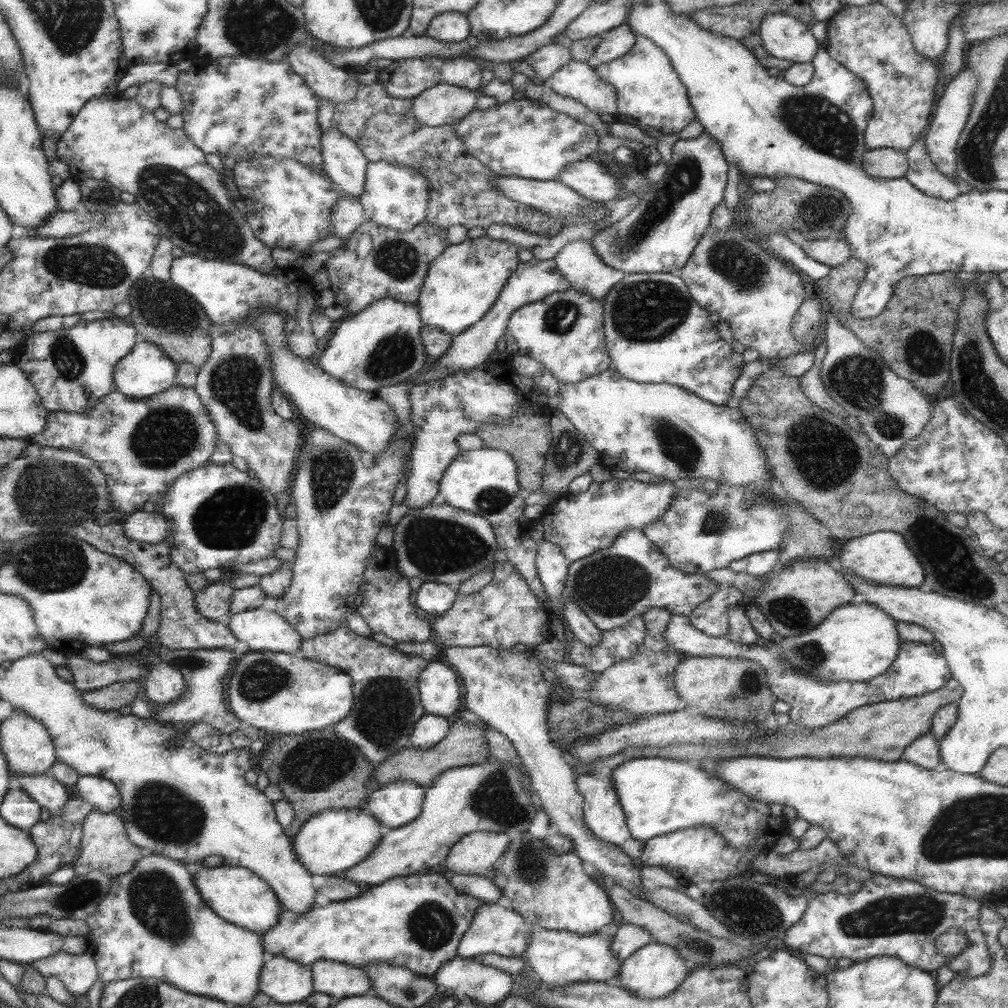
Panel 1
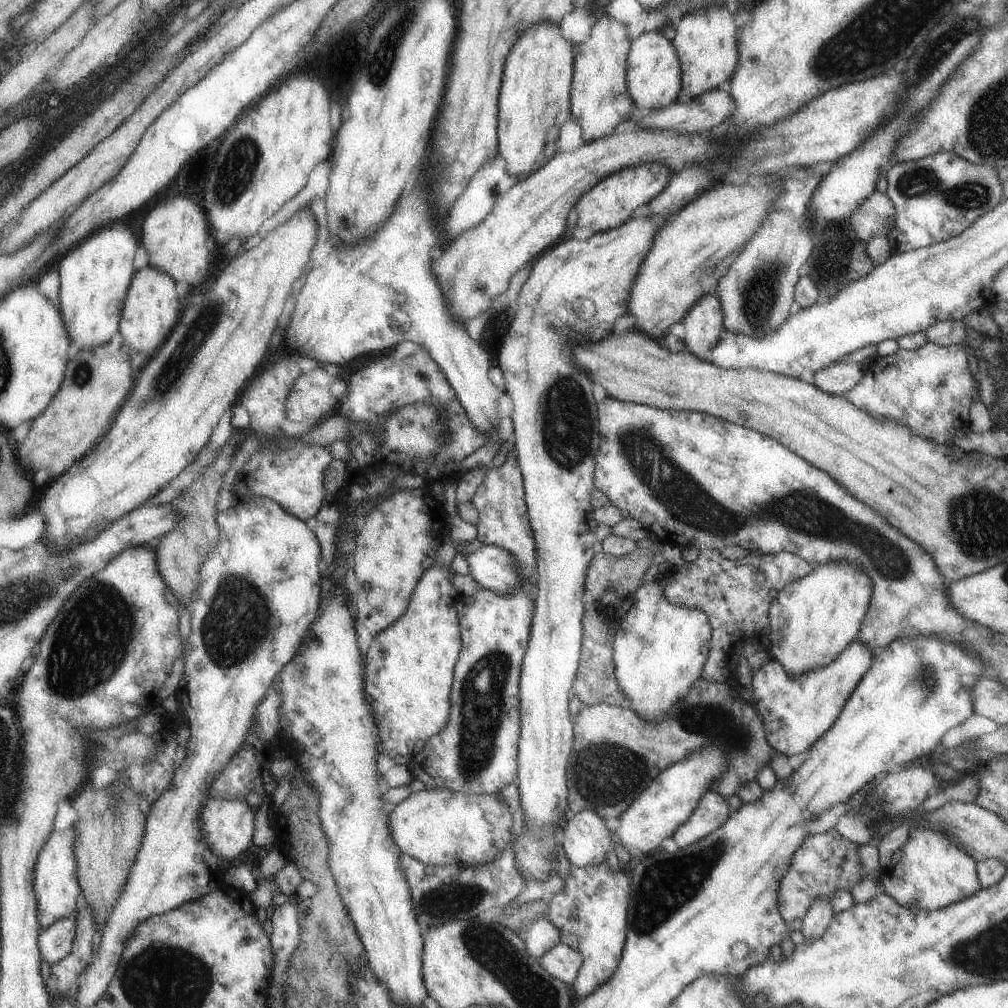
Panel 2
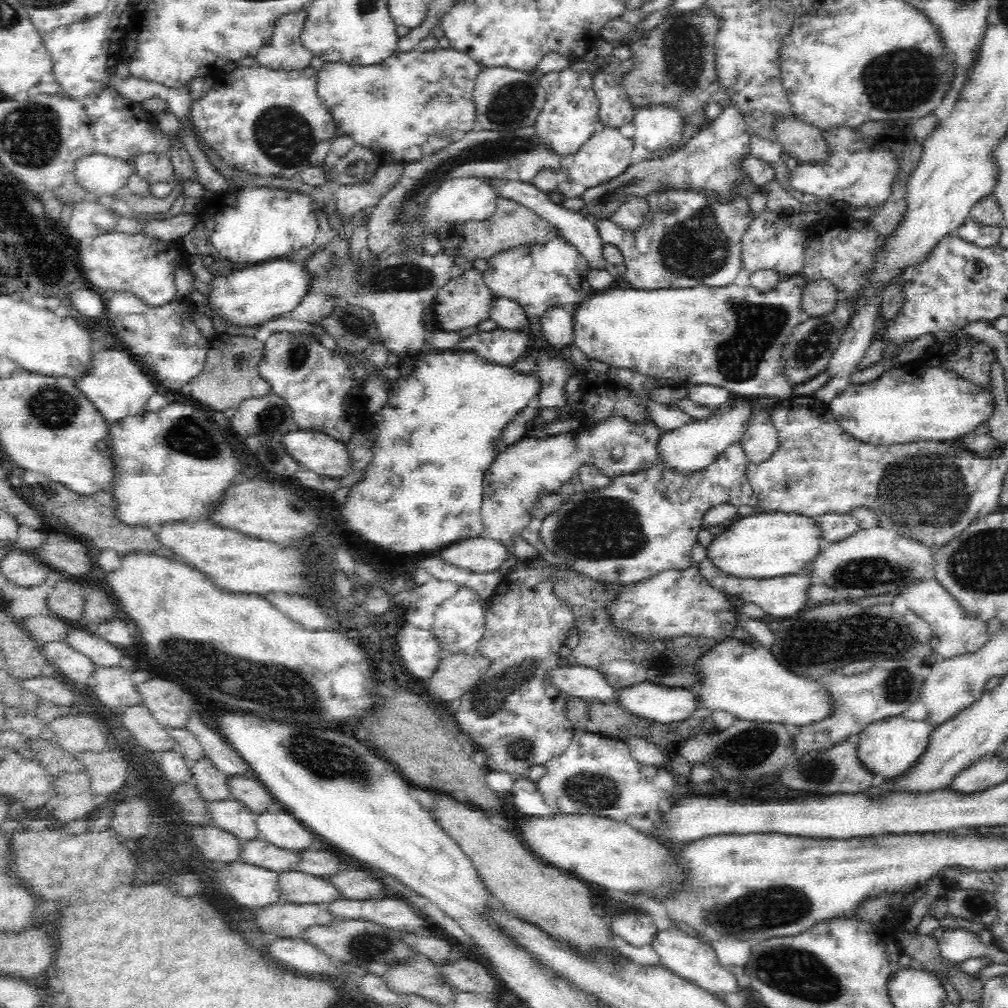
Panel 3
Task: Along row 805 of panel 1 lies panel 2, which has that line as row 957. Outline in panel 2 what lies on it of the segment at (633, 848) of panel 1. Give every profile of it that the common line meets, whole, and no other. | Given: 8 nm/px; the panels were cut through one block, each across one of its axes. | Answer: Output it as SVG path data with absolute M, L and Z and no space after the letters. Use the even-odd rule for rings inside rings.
M605 860L585 866L573 866L569 862L567 876L561 880L563 888L551 894L545 920L557 930L561 944L577 950L583 958L571 986L575 998L581 998L599 986L617 966L625 942L631 874L625 866L617 866L617 870L613 870Z

